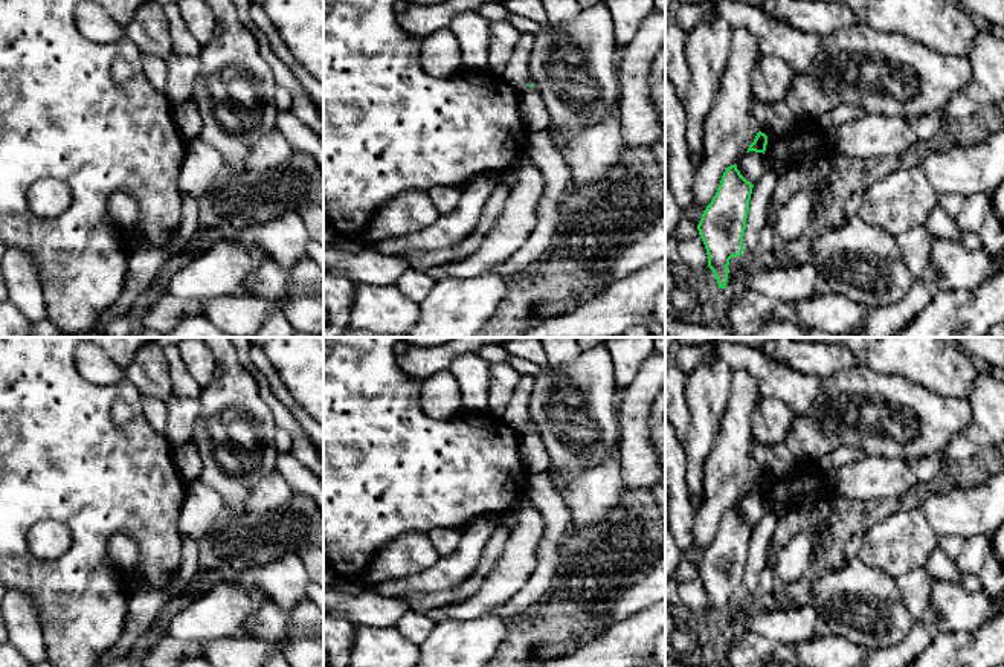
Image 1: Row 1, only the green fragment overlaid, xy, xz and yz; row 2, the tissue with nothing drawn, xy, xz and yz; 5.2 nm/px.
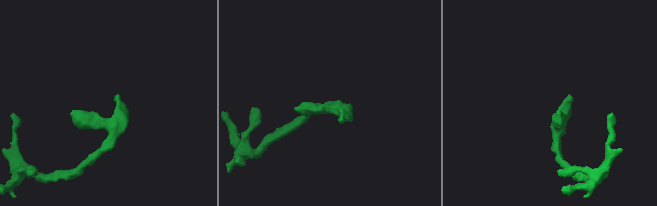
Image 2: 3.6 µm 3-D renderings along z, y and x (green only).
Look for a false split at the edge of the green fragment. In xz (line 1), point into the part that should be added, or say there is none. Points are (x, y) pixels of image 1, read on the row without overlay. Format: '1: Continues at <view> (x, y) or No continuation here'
1: No continuation here

